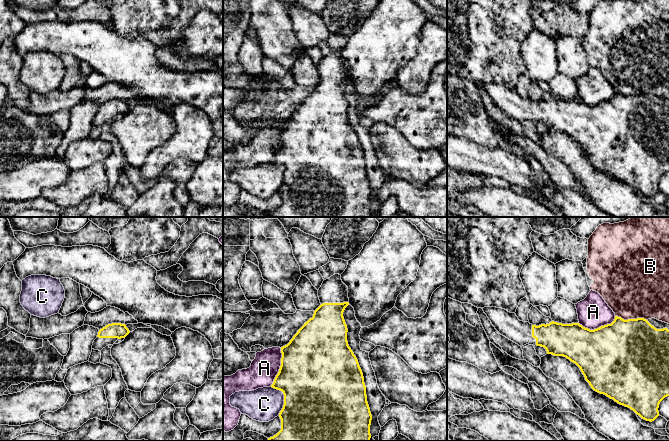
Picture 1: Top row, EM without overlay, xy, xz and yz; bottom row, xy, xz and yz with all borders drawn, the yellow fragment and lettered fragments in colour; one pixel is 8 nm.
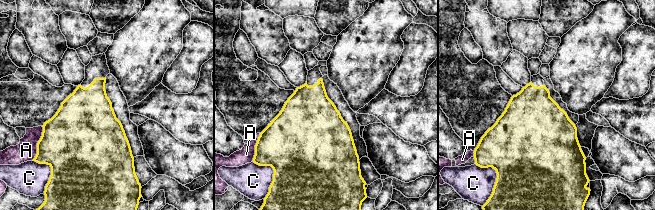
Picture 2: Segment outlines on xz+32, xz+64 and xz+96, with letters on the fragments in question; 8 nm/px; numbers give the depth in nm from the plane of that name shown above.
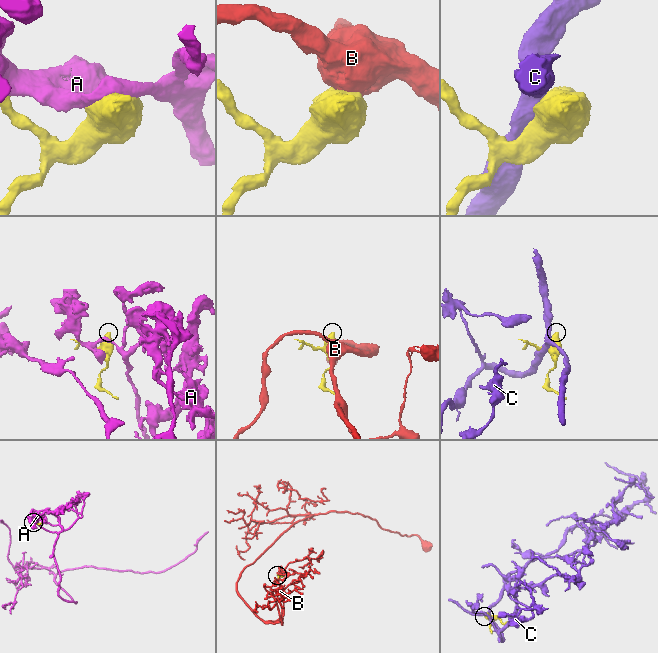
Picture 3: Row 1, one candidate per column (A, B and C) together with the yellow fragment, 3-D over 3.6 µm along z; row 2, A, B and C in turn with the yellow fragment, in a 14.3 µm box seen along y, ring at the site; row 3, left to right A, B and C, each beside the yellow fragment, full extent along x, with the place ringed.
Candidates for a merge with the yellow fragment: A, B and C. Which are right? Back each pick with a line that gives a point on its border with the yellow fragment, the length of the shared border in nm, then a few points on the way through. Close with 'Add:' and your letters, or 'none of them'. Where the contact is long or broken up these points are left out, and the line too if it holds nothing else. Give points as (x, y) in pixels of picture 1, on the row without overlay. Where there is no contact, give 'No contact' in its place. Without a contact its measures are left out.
Add: none of them

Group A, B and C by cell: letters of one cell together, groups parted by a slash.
A / B / C

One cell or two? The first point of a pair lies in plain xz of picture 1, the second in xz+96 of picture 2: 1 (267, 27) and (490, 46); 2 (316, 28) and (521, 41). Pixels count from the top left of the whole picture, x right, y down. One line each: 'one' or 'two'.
1: one
2: one

